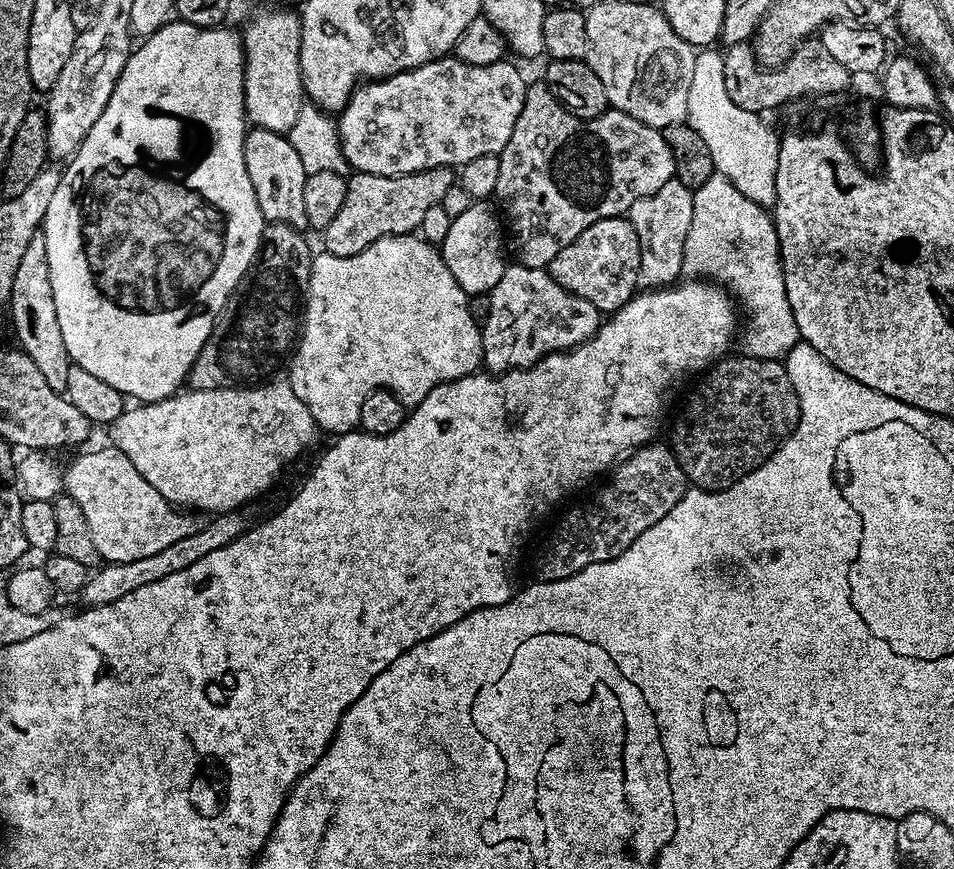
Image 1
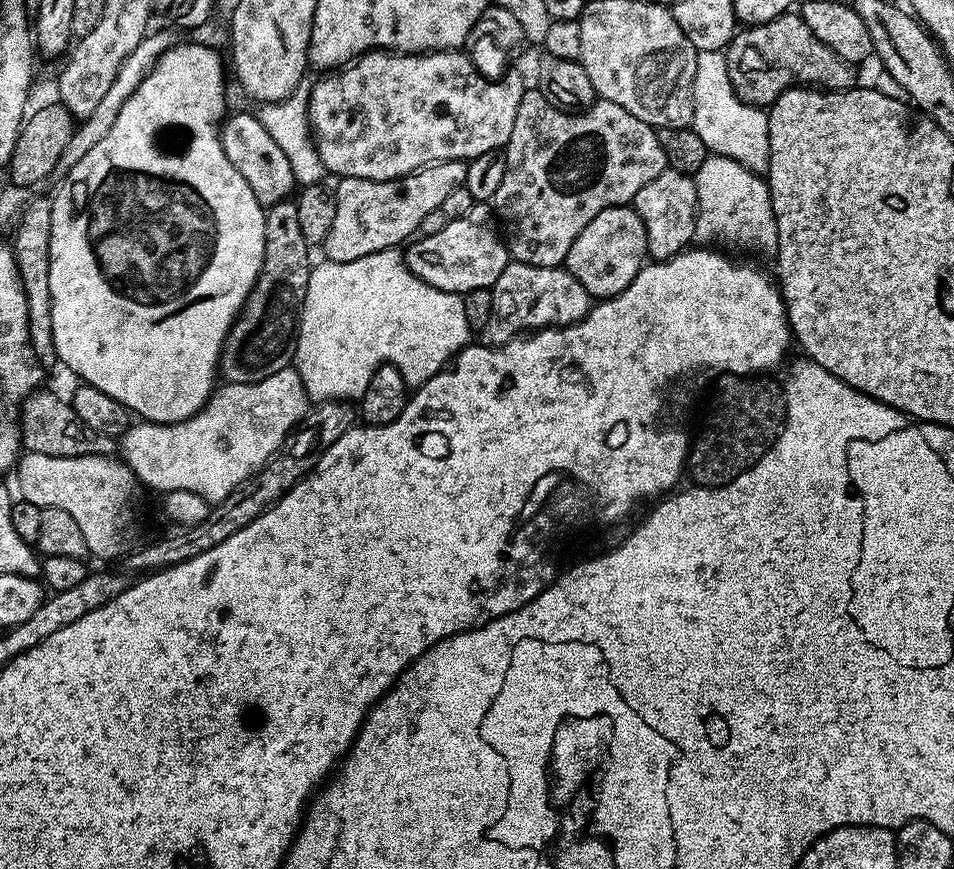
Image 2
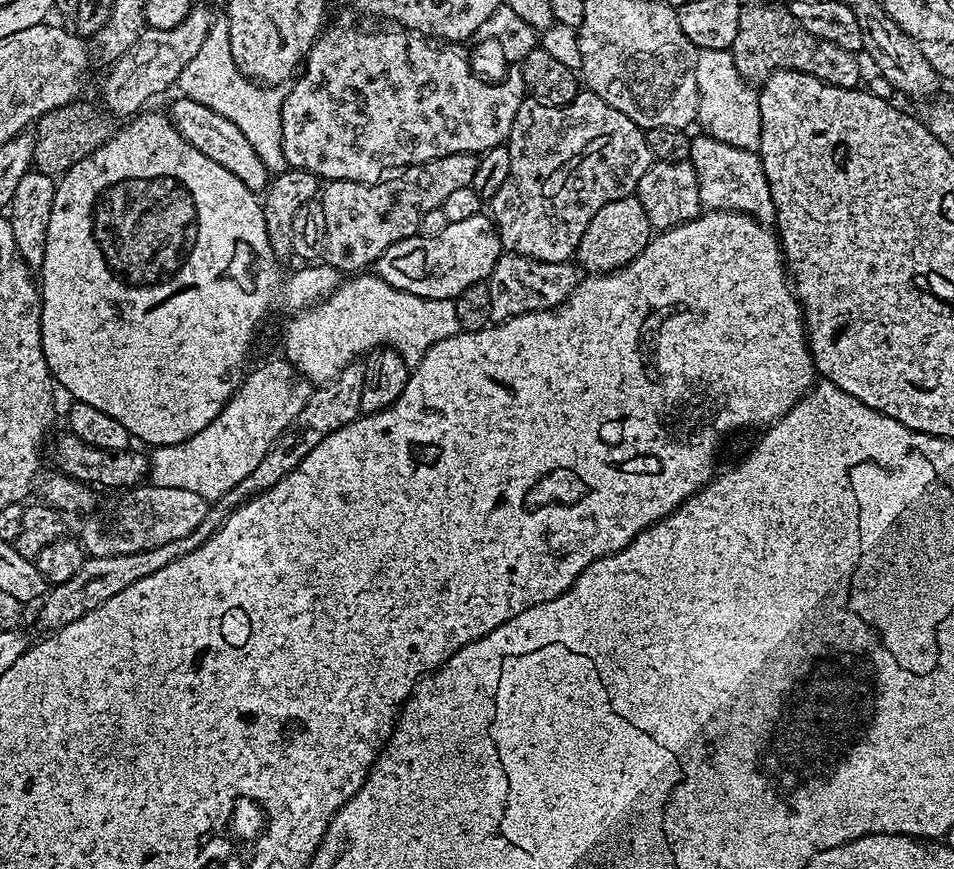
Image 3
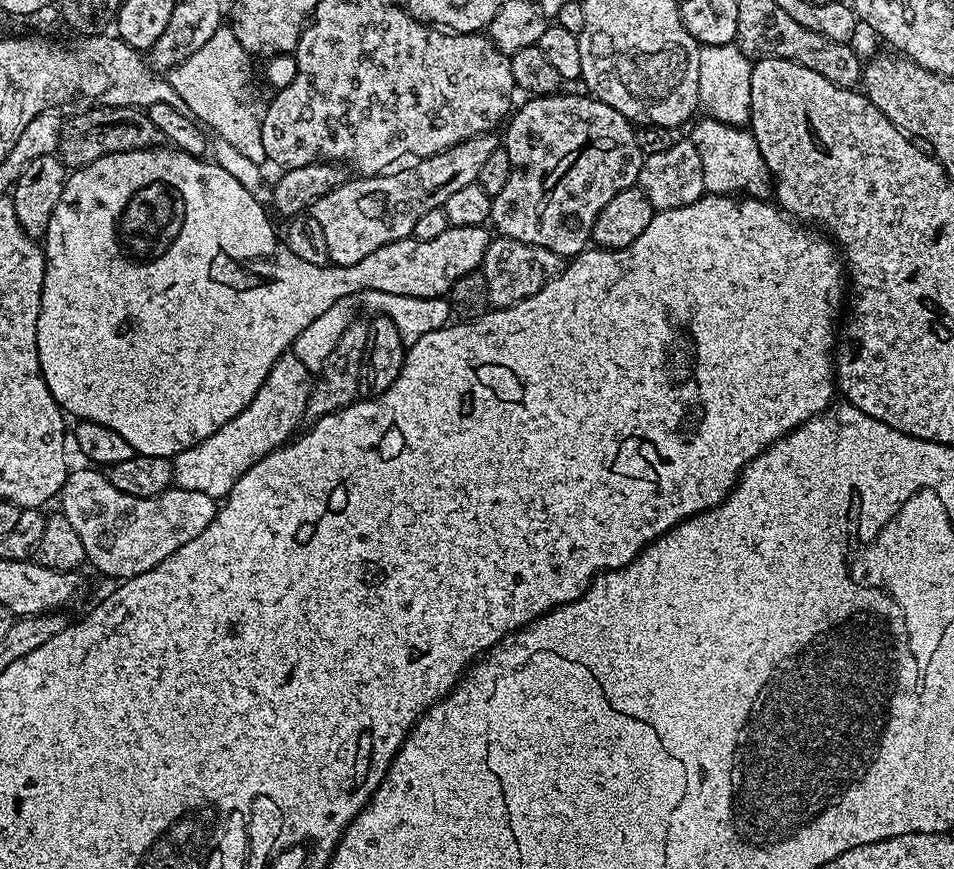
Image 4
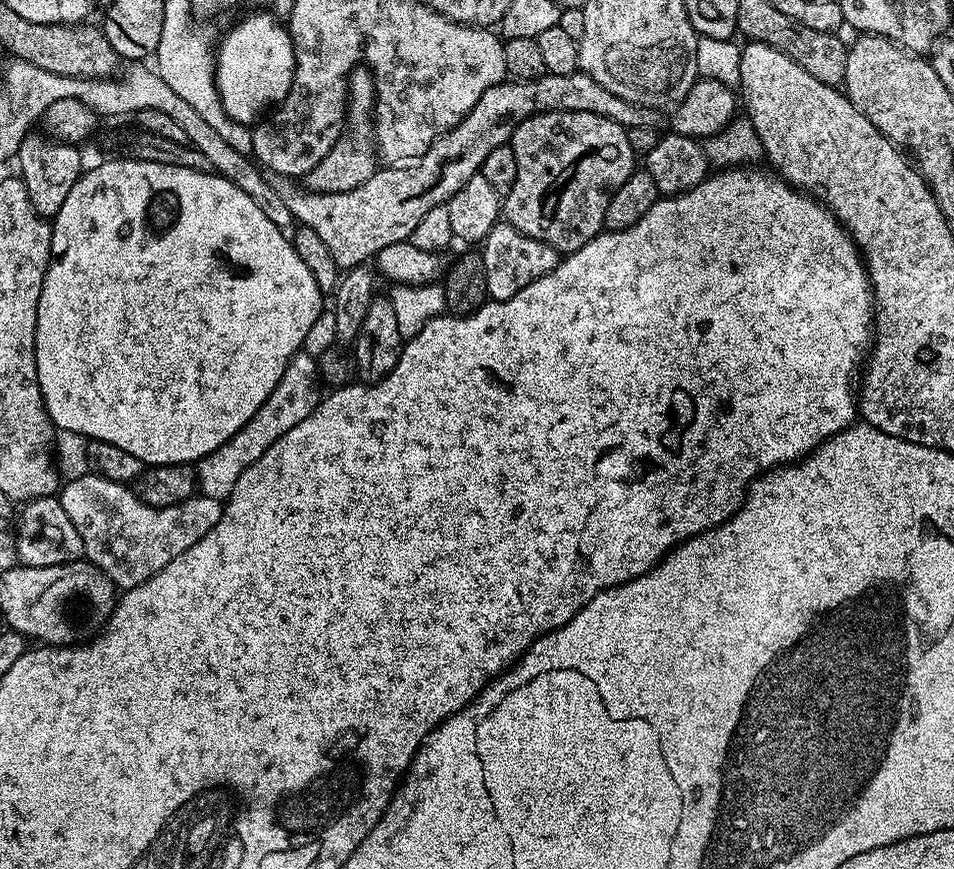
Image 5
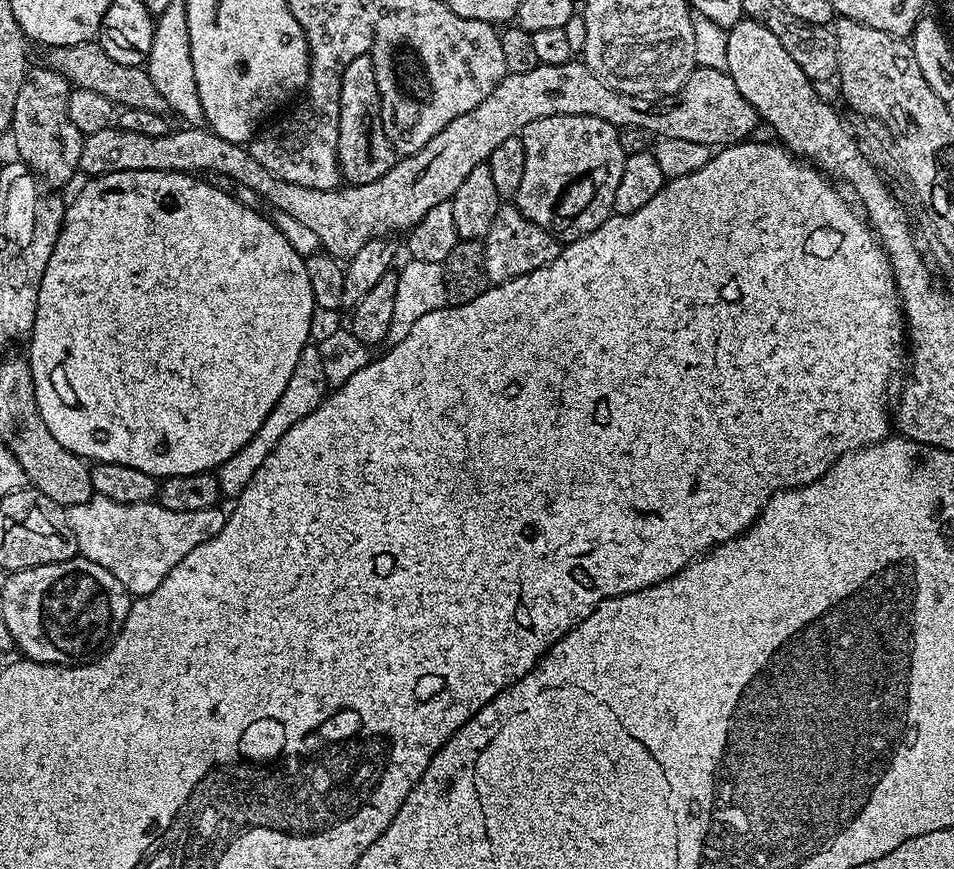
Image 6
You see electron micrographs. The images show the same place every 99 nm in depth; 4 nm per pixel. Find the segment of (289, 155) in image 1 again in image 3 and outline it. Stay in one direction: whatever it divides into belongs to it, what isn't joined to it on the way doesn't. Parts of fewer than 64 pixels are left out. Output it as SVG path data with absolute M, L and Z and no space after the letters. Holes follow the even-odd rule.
M180 94L177 97L172 104L170 119L172 125L178 130L178 134L182 134L182 138L186 138L198 150L202 150L206 158L214 158L218 166L226 166L226 170L230 170L230 174L239 178L250 191L257 194L263 193L270 183L270 173L259 158L258 151L254 150L249 139L242 134L238 126L186 95Z

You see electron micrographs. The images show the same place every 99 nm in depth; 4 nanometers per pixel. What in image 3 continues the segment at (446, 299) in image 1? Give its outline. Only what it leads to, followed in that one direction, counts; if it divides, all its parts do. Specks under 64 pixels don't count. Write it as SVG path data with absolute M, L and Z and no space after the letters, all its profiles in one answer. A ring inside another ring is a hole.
M356 274L345 279L331 296L305 307L297 320L288 324L284 332L283 359L290 361L313 385L325 384L338 375L354 358L360 358L363 352L379 349L381 346L393 348L409 366L415 366L420 357L438 342L450 338L461 331L452 300L427 300L411 292L398 290L394 284L387 284L381 276L375 274Z

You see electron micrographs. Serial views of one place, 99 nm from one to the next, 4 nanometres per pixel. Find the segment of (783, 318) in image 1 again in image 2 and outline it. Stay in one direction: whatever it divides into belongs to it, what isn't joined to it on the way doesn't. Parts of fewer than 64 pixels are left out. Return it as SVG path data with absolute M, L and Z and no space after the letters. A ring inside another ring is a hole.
M710 154L702 162L702 166L698 166L698 170L694 173L694 179L696 181L696 235L695 239L706 240L702 242L711 242L716 246L724 246L720 244L745 244L748 248L768 248L768 250L775 249L778 242L778 226L776 225L776 219L774 218L774 206L772 205L772 192L768 189L767 179L763 175L751 172L746 166L742 166L738 162L734 162L734 158L729 156L717 156Z

